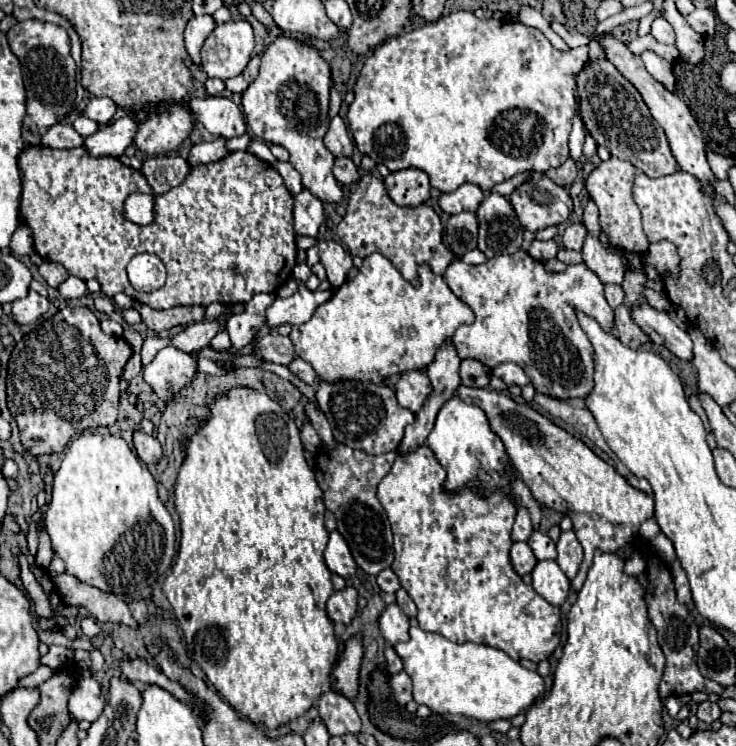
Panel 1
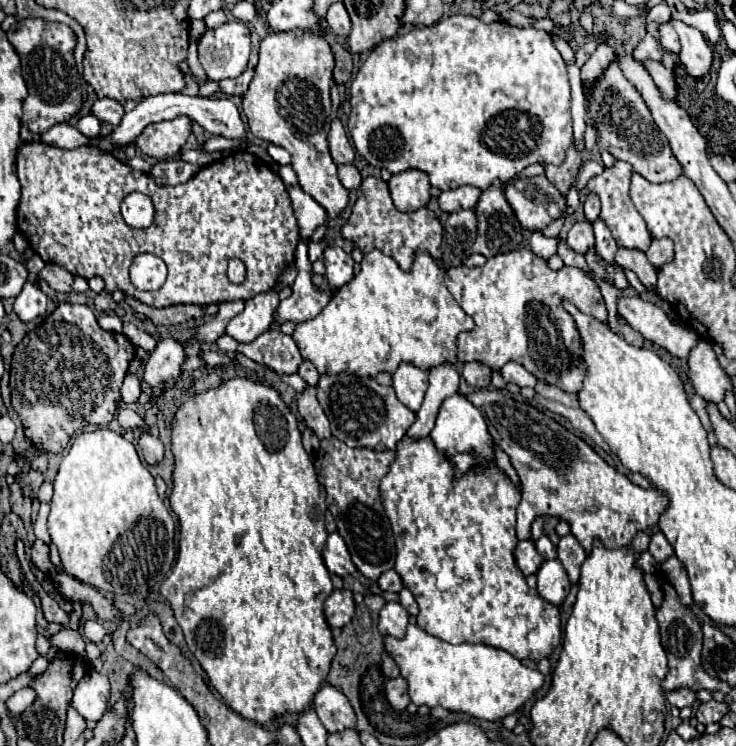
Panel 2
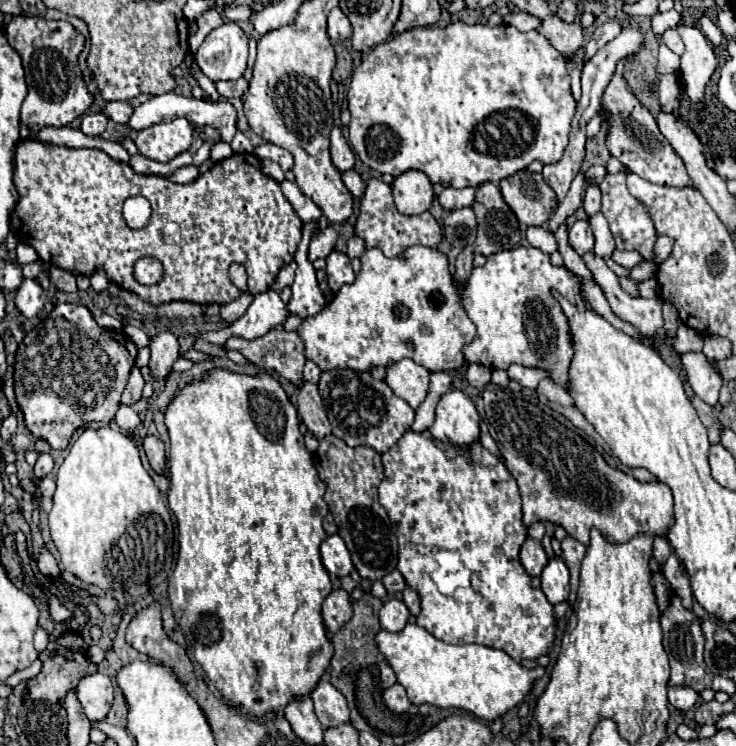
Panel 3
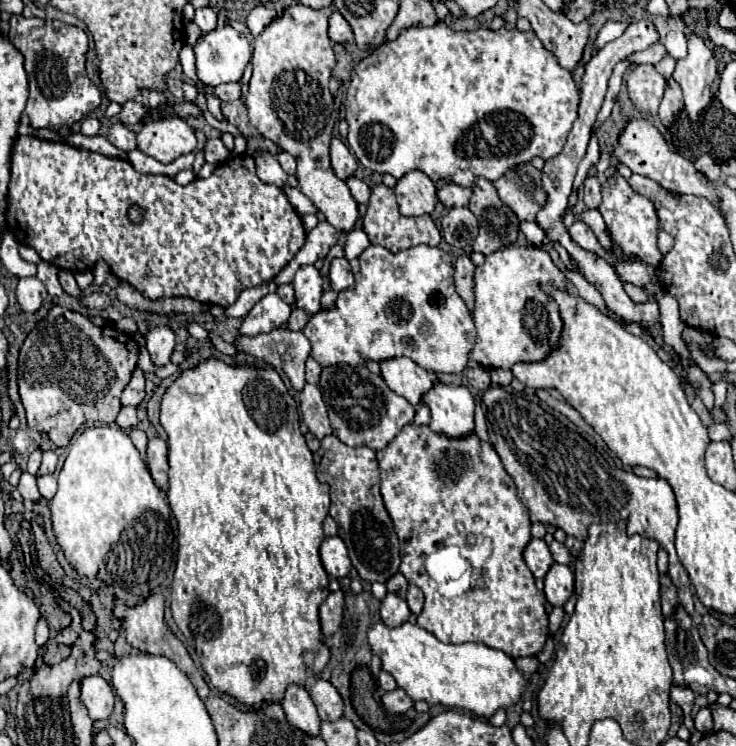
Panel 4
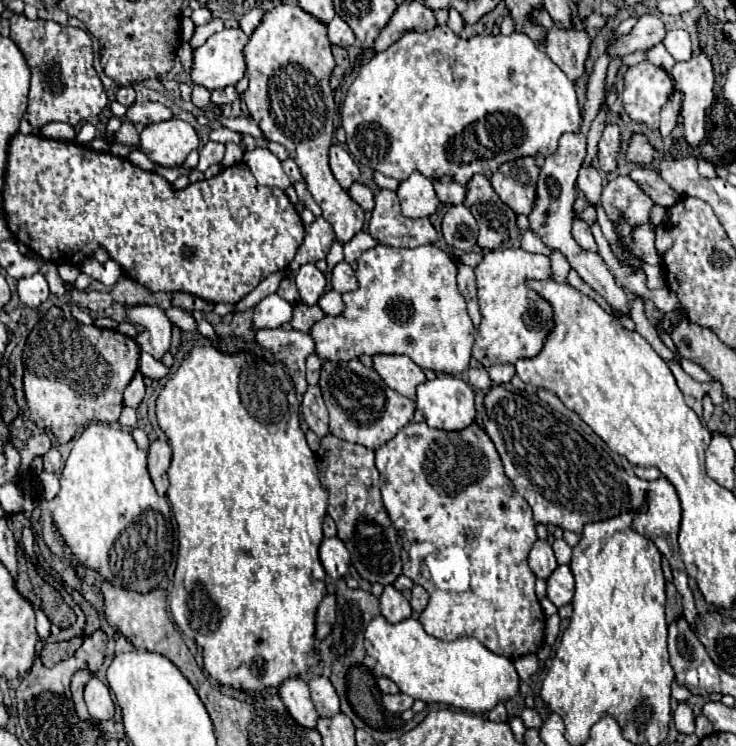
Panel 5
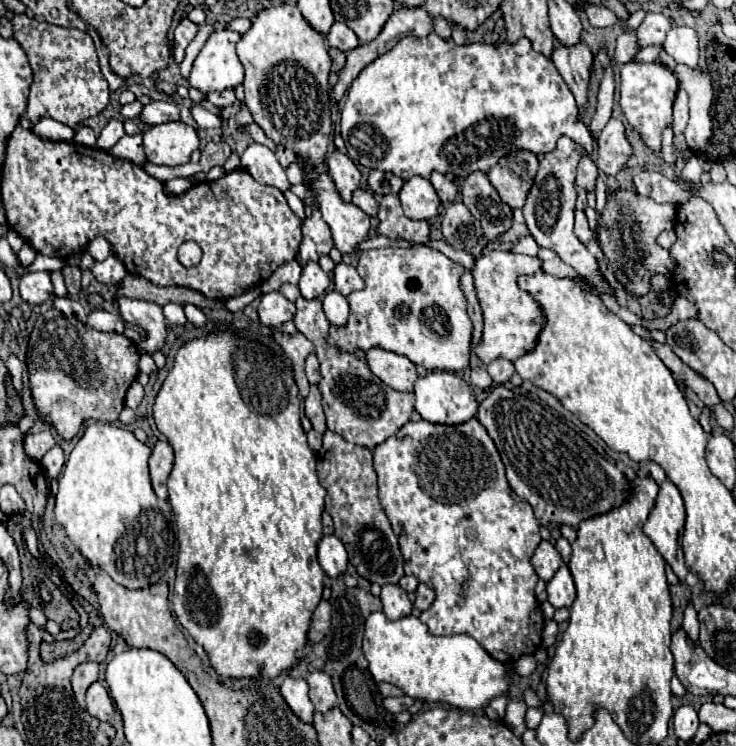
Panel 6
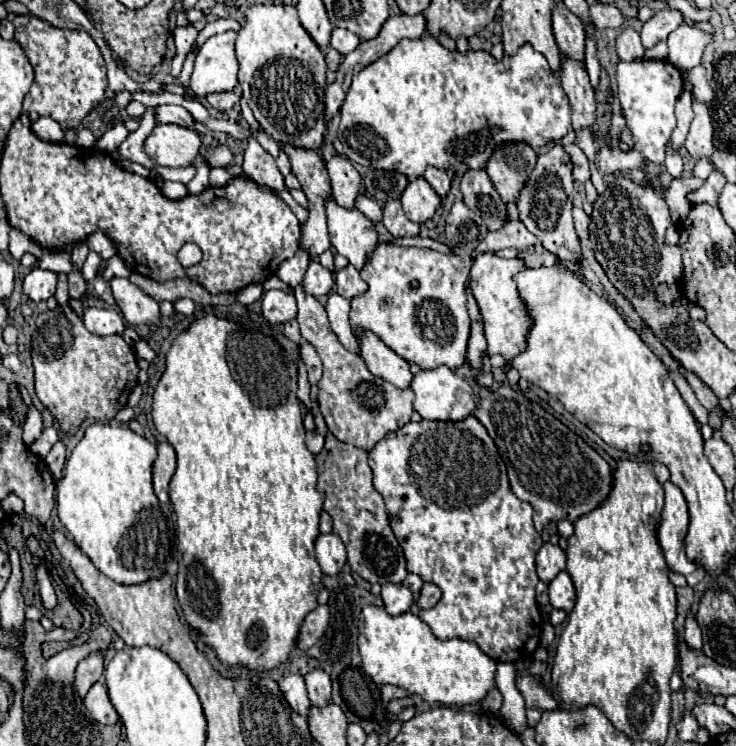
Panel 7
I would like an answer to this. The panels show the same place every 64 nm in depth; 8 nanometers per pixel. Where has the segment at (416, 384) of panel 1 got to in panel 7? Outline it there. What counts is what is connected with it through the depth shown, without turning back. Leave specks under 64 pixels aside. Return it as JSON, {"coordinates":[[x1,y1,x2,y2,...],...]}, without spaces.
{"coordinates":[[362,332,360,338,360,356,364,358,368,370,374,376,380,376,394,384,396,388,408,388,414,374,410,372,410,364,392,352,382,340,378,340,372,332]]}

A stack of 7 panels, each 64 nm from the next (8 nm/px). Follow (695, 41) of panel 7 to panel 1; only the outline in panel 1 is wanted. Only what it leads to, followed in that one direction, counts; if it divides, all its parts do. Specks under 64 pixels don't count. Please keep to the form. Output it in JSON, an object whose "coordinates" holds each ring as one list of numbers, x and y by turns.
{"coordinates":[[656,18,656,20,652,22,650,34,652,34,660,44,674,44,674,42,676,42,674,30,672,30,672,26,670,26,664,18]]}

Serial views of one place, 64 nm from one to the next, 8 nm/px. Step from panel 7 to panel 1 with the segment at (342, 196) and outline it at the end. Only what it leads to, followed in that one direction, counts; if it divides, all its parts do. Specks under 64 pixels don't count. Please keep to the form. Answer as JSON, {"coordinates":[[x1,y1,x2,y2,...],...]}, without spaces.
{"coordinates":[[340,116,332,118,330,120,330,126,328,126,328,132,324,134,324,144,326,148,336,156,350,156,352,154,352,140,350,140,350,134,348,134,348,128,344,124,344,120]]}

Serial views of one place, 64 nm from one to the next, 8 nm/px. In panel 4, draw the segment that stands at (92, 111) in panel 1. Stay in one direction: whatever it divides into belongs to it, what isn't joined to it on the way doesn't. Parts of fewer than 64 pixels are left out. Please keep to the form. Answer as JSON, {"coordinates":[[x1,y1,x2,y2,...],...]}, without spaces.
{"coordinates":[[130,100,130,102,124,102,124,104,120,106,120,112,118,112,116,118,118,118,122,124,132,126,132,124,140,122,140,120,146,116,146,110,148,110,148,108,150,108,150,106,144,106,144,104,138,104,138,102]]}

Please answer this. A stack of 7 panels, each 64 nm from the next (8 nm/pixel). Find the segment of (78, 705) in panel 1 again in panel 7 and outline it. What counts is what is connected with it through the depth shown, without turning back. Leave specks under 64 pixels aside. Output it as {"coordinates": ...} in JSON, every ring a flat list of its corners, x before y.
{"coordinates":[[96,682,88,690,88,694,84,698,84,706,88,708,90,716,100,724,116,724,118,722,118,714,116,714,114,706,112,706,112,702,108,698,108,690,100,682]]}

